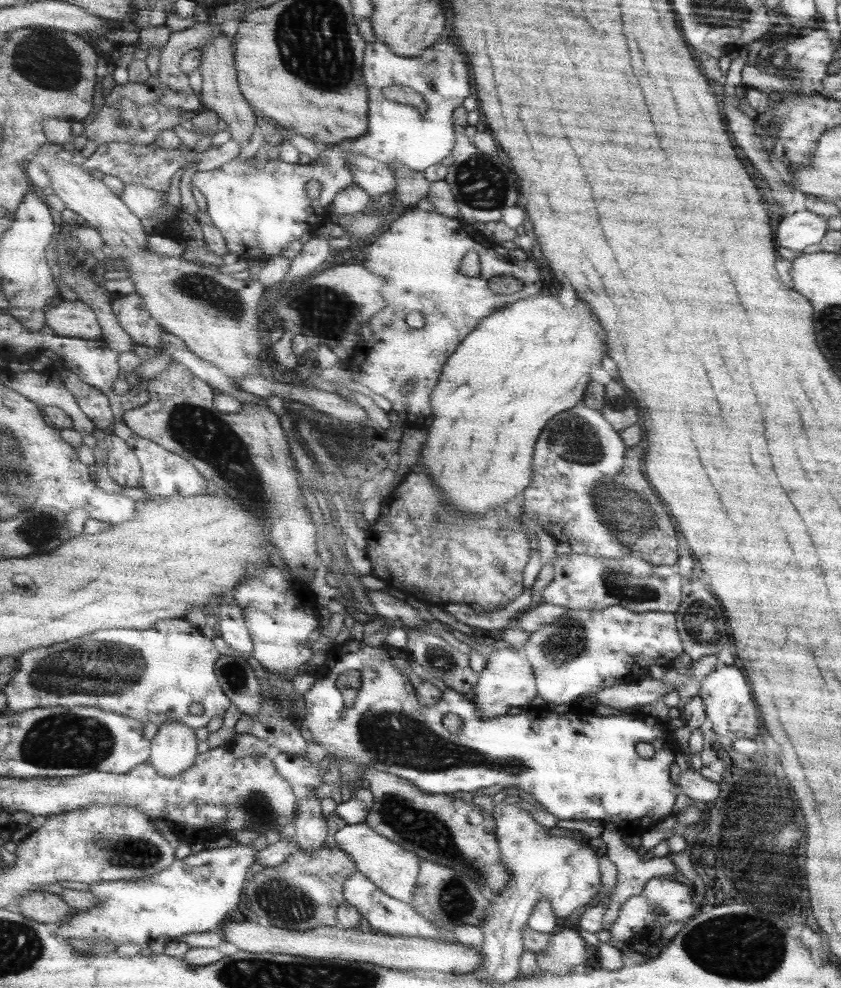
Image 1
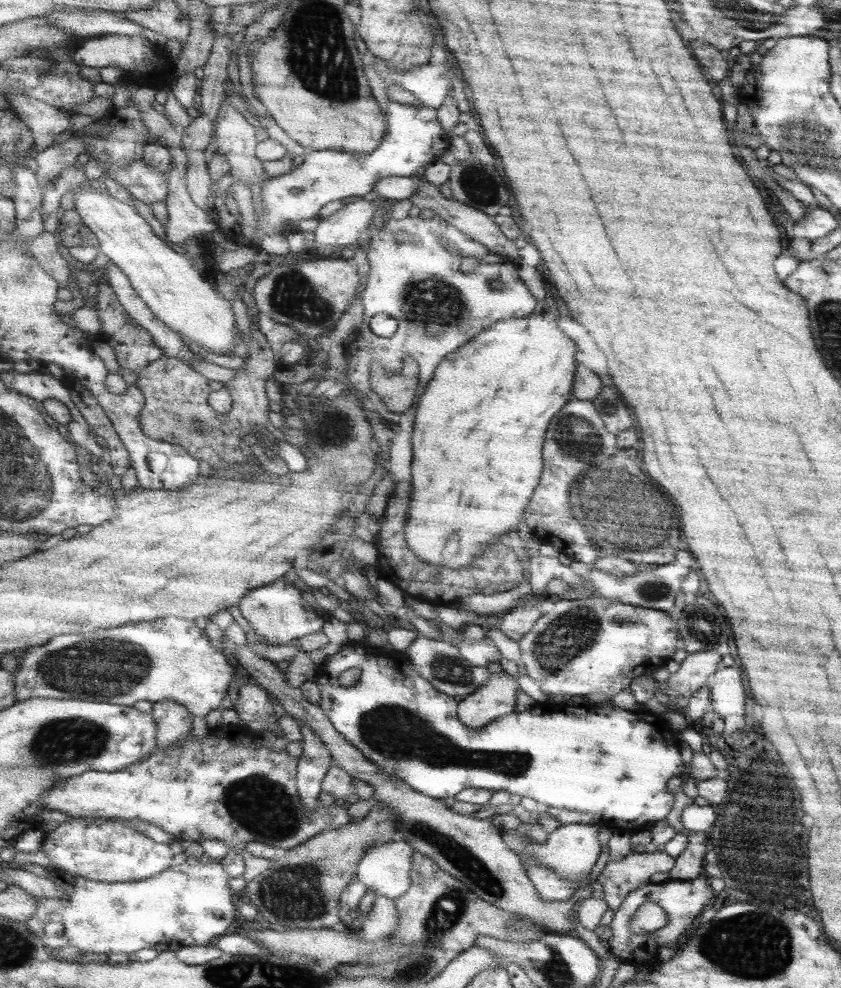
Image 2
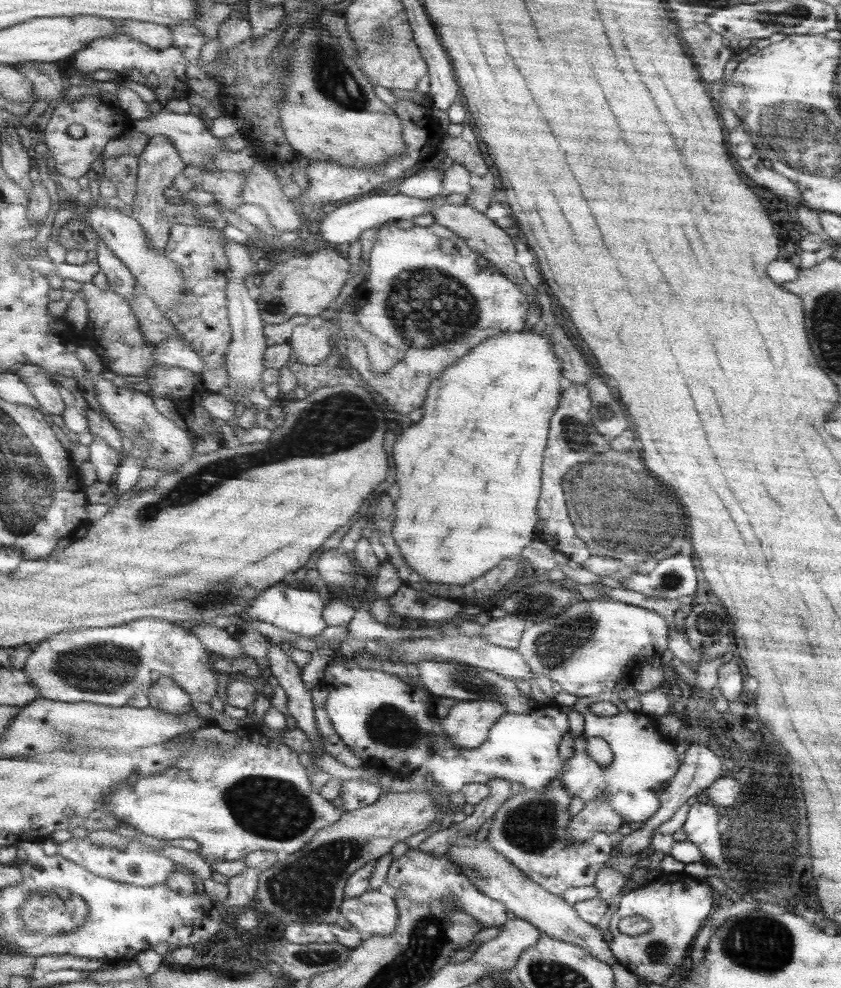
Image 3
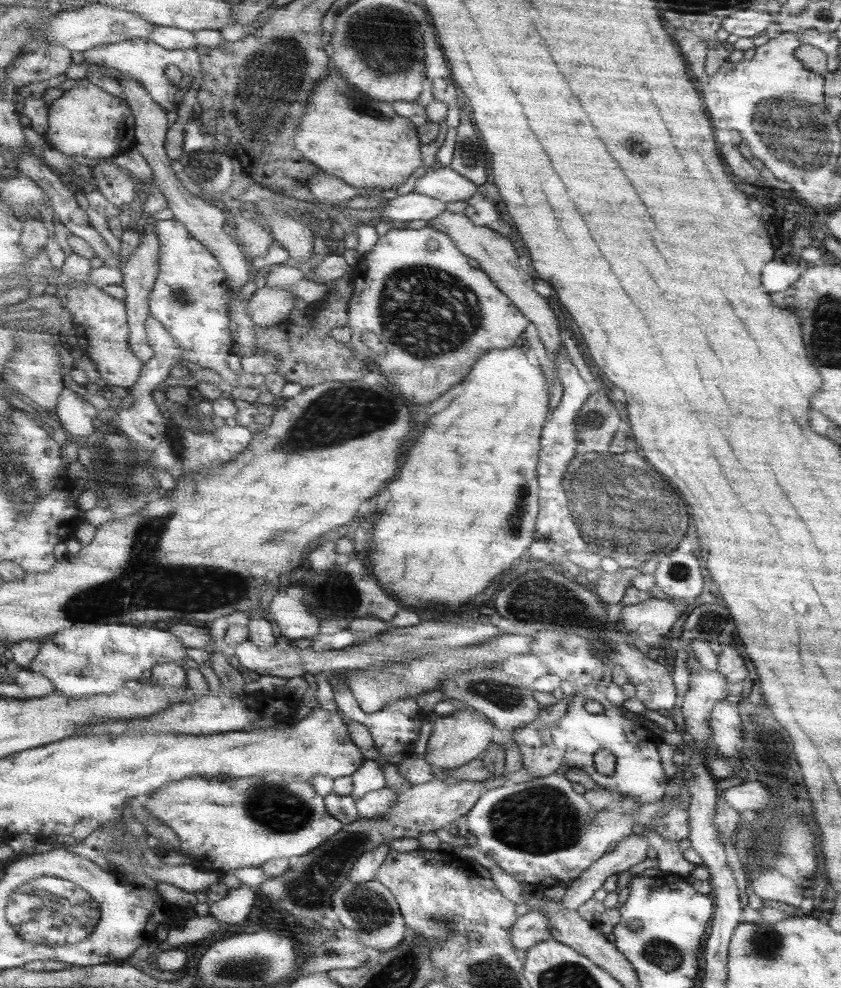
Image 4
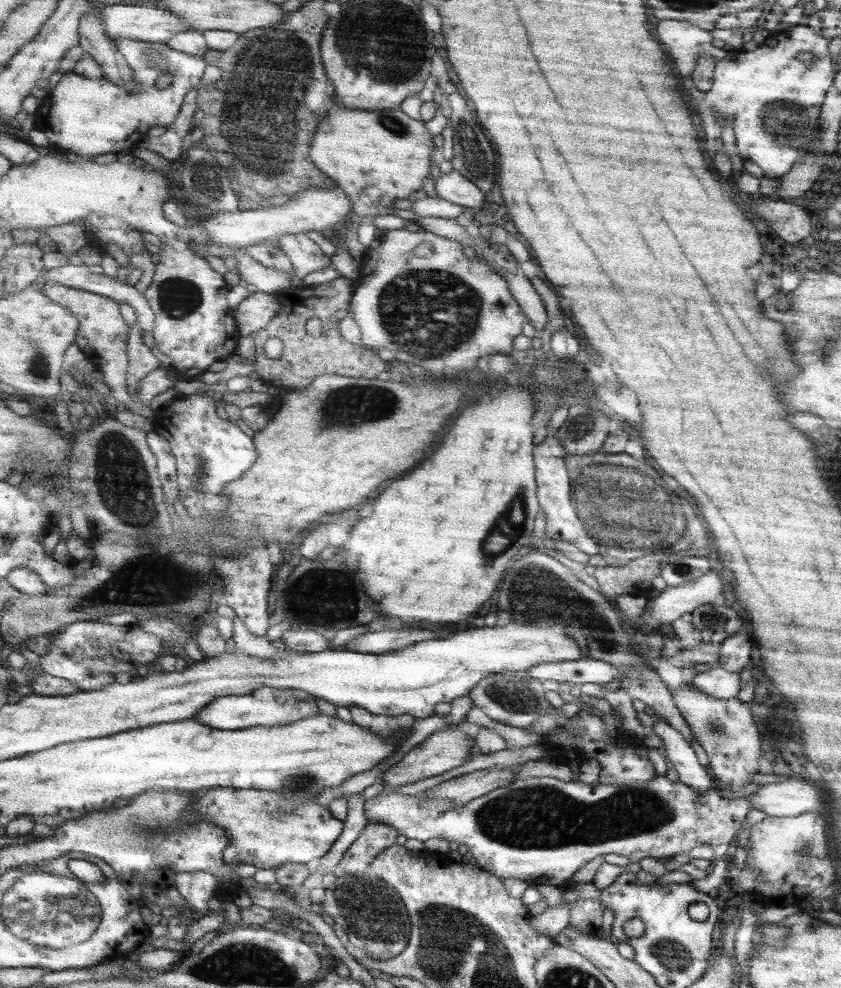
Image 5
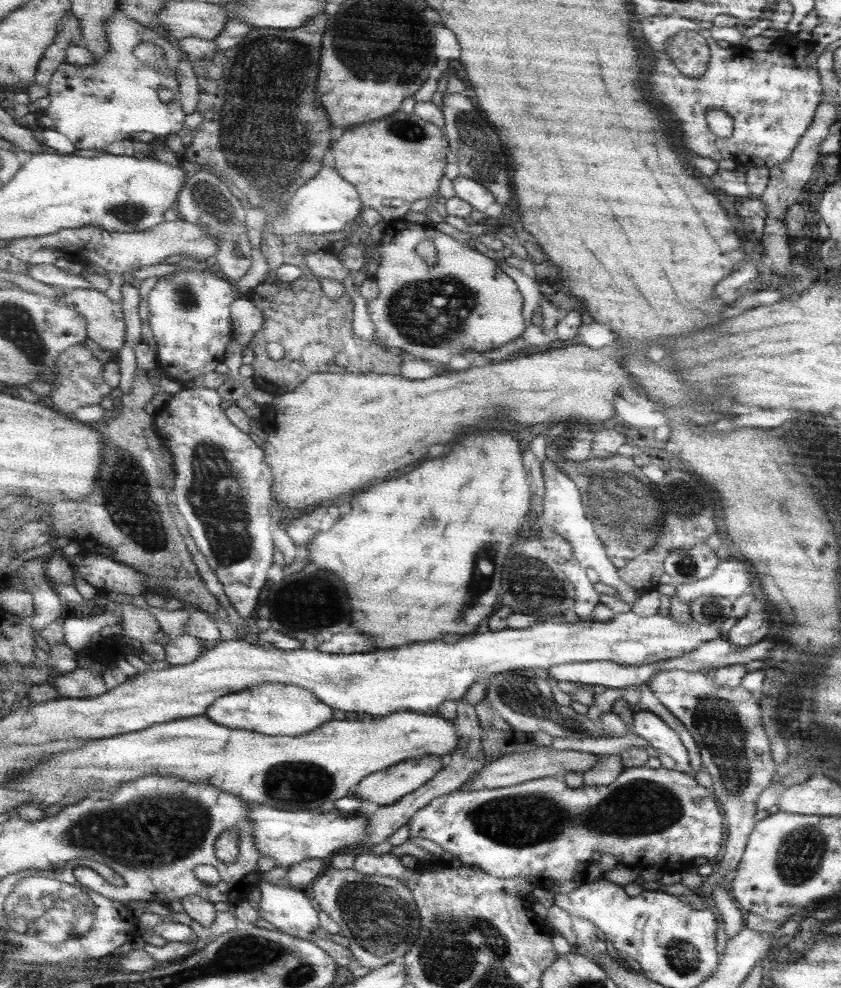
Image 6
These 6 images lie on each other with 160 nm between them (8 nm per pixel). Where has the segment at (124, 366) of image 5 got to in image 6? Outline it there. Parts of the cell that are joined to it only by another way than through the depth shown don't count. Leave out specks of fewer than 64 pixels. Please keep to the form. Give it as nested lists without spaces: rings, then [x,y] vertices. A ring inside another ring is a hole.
[[[84,288],[65,292],[60,296],[59,302],[80,312],[86,318],[88,324],[88,338],[96,342],[102,350],[109,352],[116,351],[117,357],[117,353],[123,349],[123,346],[126,343],[127,336],[125,313],[122,309],[121,302],[111,300],[109,296],[106,296],[97,289]]]

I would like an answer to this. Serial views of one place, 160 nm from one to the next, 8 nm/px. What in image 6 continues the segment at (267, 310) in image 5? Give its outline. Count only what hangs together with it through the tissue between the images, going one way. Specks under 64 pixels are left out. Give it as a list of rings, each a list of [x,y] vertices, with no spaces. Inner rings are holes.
[[[239,295],[231,307],[233,334],[232,338],[242,345],[249,347],[253,337],[265,324],[264,311],[255,304],[252,297]]]

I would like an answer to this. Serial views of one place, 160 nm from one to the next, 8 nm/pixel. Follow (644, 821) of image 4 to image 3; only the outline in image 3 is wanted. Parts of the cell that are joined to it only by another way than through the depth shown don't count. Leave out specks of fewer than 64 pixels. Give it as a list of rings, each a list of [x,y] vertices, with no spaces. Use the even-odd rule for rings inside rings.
[[[559,782],[550,783],[543,792],[524,788],[522,792],[513,793],[504,806],[495,811],[487,837],[489,845],[493,845],[497,852],[507,856],[517,868],[557,896],[569,888],[593,886],[617,843],[615,836],[599,832],[591,840],[585,840],[585,844],[569,844],[571,800],[572,794]]]

